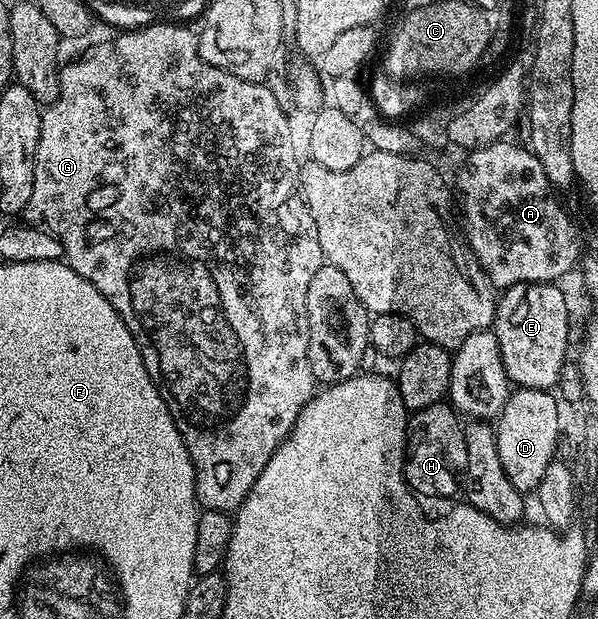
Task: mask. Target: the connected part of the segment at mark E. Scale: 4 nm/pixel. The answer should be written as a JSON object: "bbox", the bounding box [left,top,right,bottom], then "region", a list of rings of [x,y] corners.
{"bbox":[490,282,568,391],"region":[[[523,282],[507,287],[499,295],[496,319],[490,329],[498,336],[498,348],[502,352],[502,364],[513,387],[526,390],[551,391],[557,385],[568,357],[568,302],[559,285],[550,282]]]}

